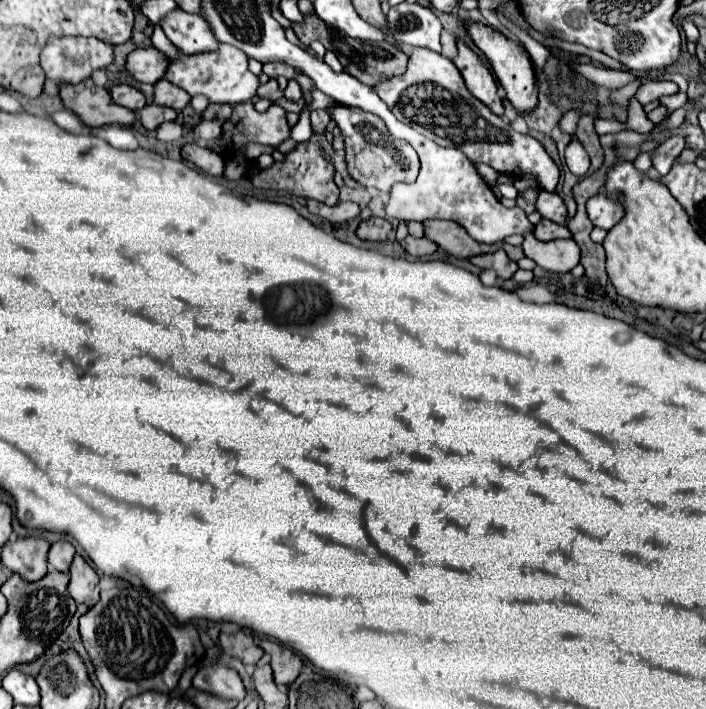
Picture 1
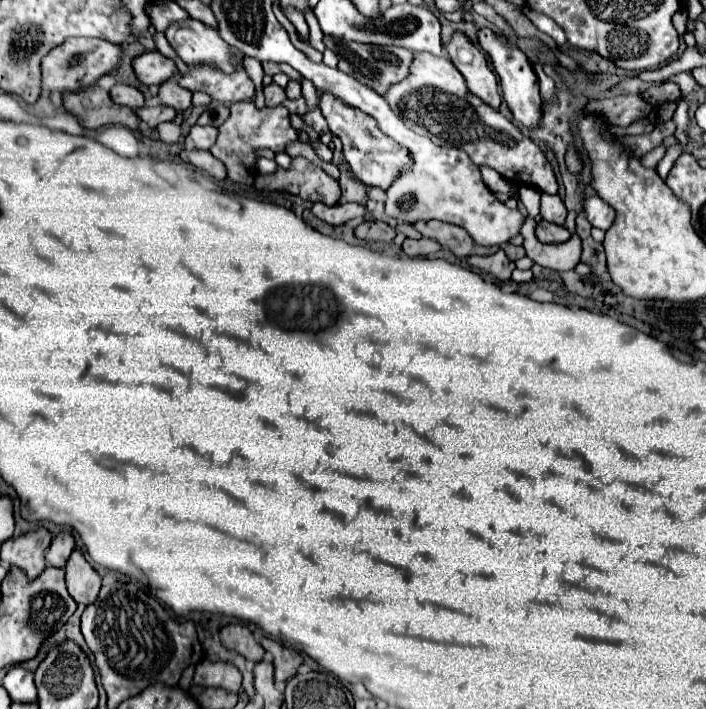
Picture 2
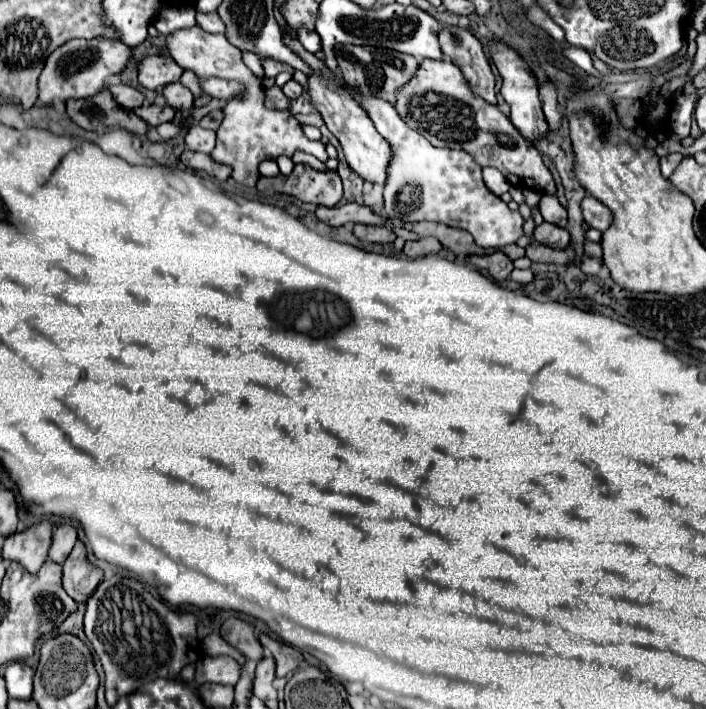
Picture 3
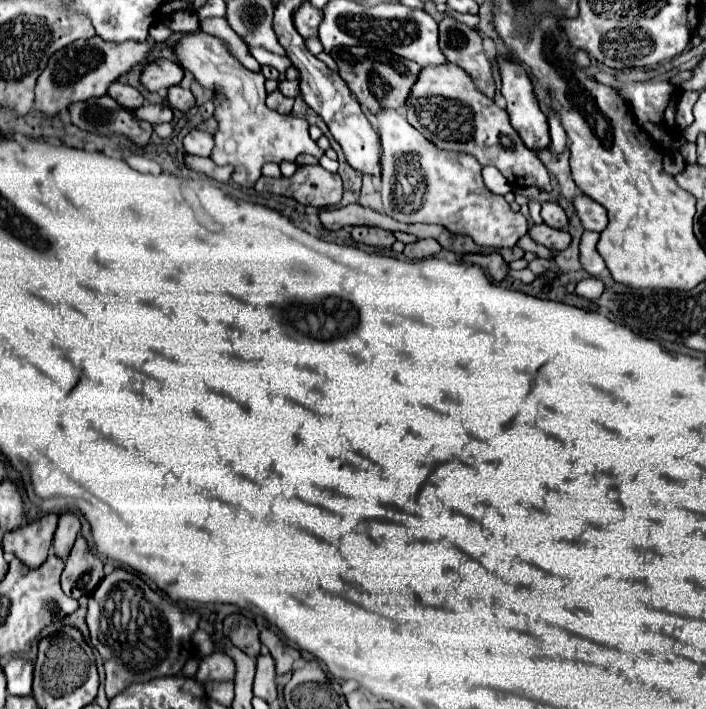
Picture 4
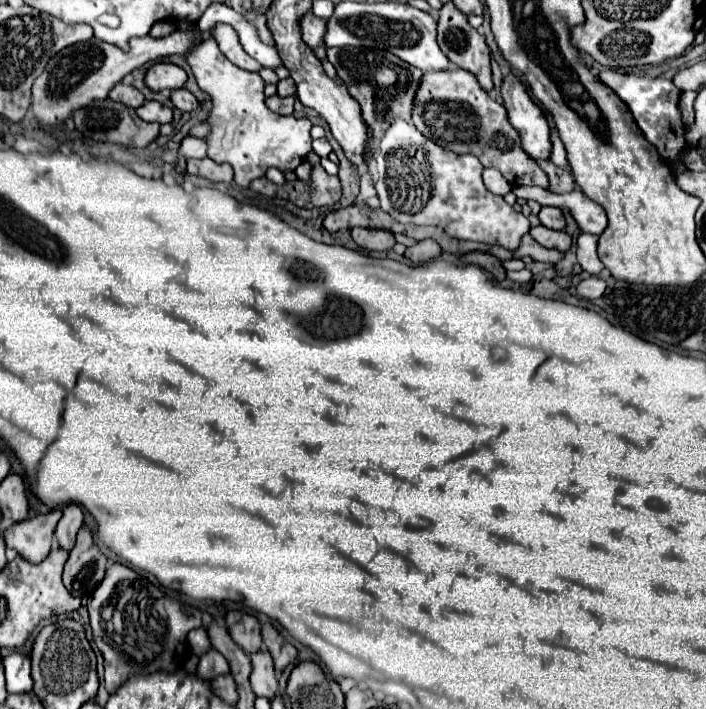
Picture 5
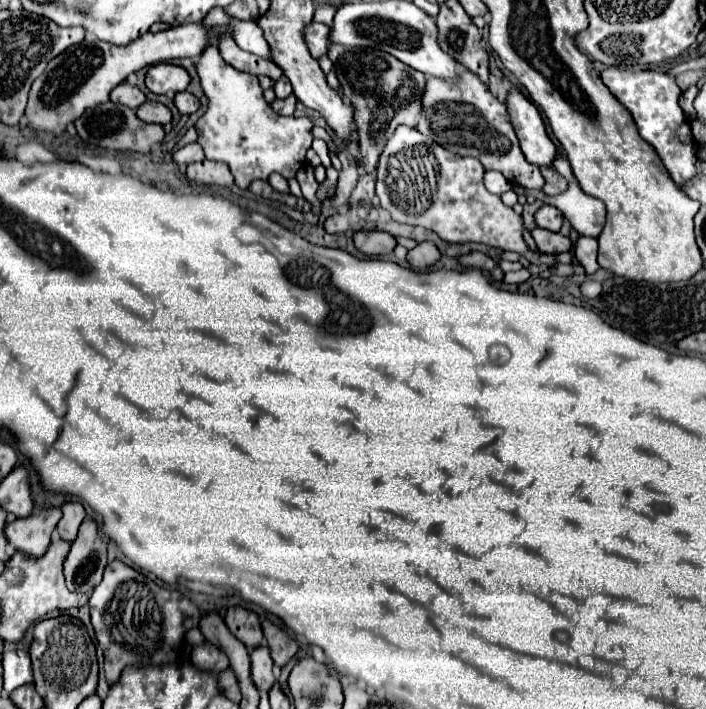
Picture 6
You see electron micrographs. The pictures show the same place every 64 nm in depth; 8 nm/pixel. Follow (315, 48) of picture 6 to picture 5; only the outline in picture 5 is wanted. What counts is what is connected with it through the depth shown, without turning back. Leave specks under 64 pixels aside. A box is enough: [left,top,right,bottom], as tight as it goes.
[300,12,324,48]

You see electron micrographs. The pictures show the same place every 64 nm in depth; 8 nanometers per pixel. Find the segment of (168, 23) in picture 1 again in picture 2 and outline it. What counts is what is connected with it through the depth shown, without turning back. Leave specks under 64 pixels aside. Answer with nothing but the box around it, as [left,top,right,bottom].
[164,18,242,72]

